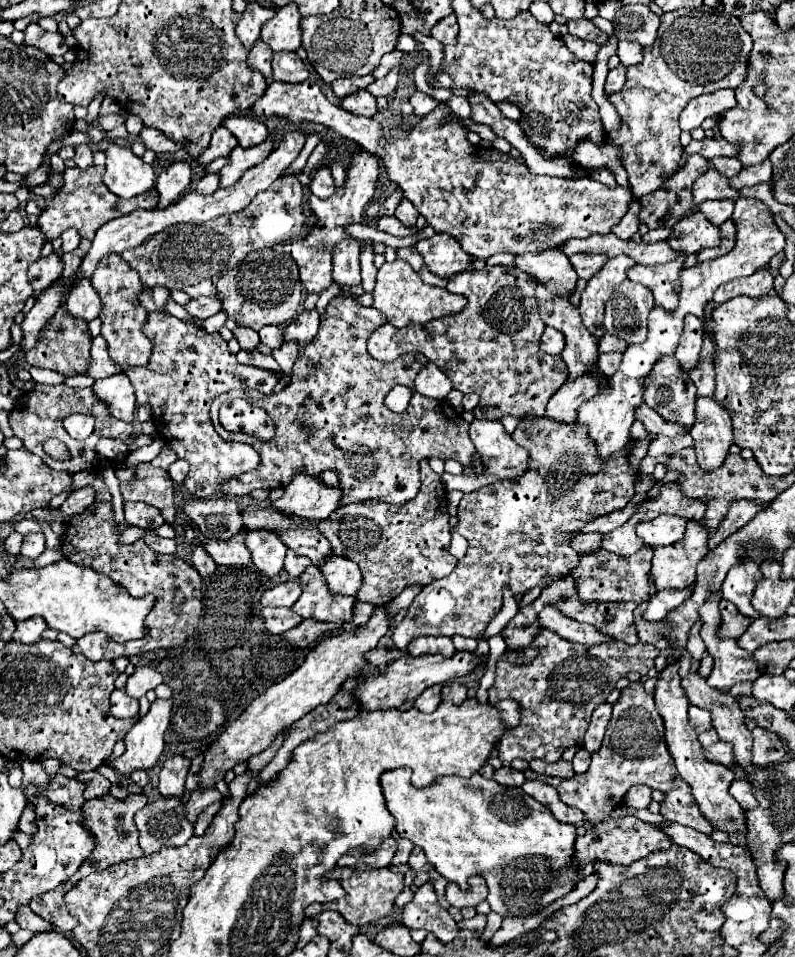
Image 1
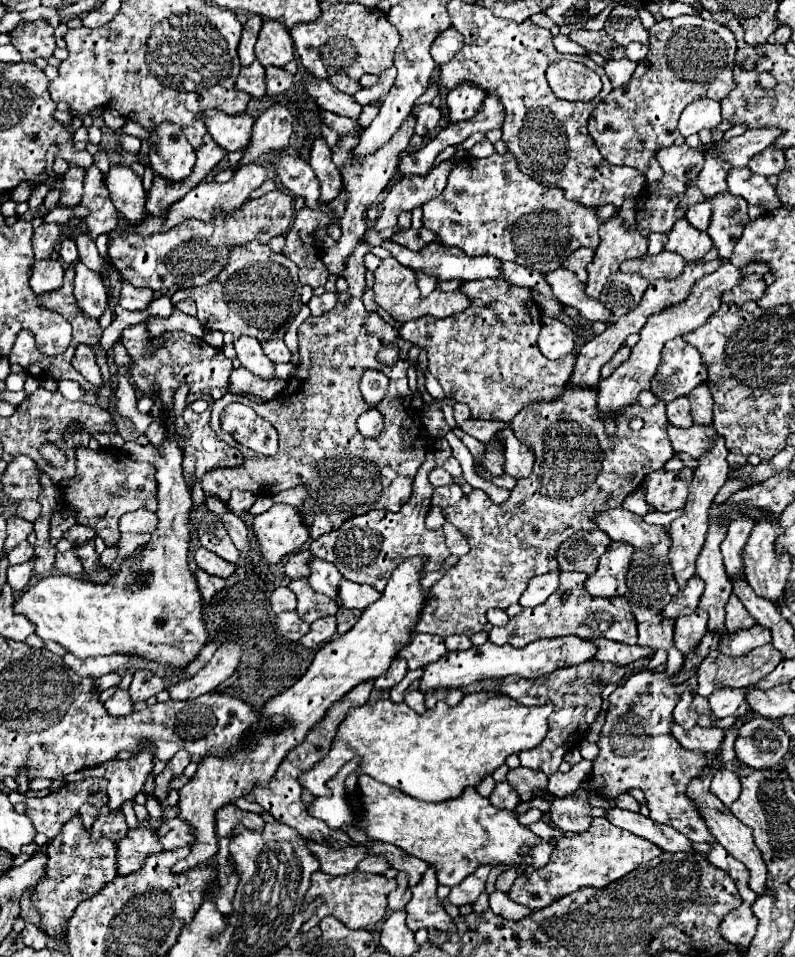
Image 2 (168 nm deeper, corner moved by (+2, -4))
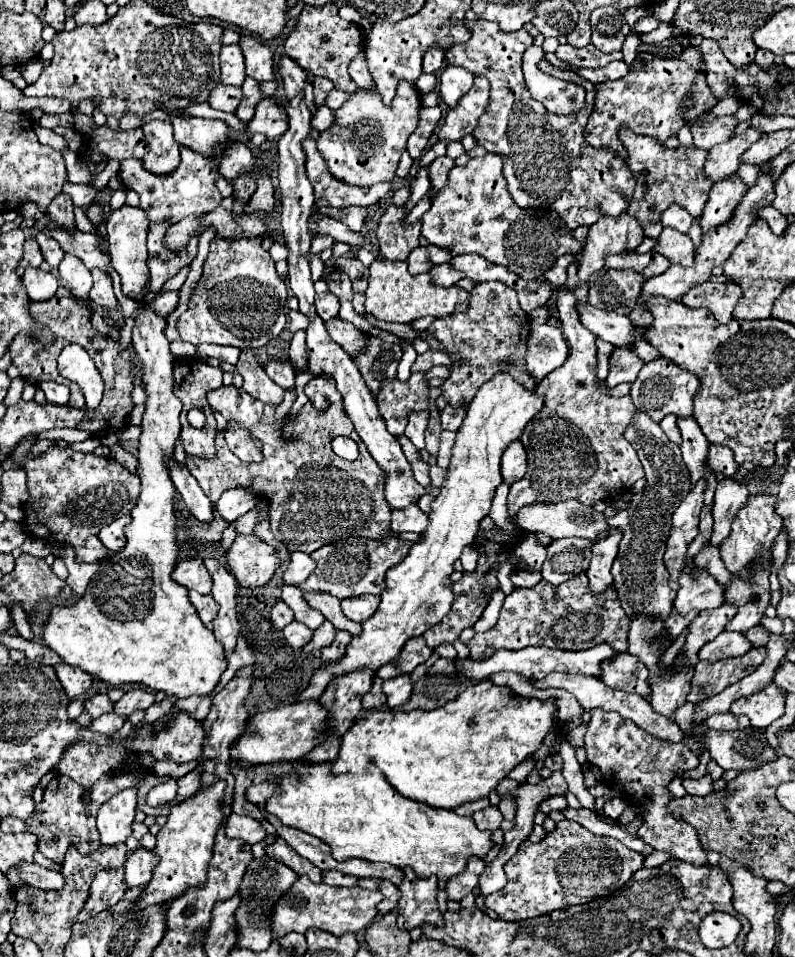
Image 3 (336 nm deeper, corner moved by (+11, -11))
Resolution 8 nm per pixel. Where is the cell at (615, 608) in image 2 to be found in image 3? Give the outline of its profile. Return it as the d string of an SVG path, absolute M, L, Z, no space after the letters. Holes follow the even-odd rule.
M581 573L559 587L541 581L533 589L515 589L511 595L505 597L497 625L487 633L477 633L467 643L467 647L471 651L471 659L483 659L497 649L517 651L529 645L583 651L599 643L607 643L615 651L627 651L629 623L631 619L623 613L617 599L617 591L611 587L601 595L593 595L589 591L587 575ZM555 593L559 595L557 603L553 601Z

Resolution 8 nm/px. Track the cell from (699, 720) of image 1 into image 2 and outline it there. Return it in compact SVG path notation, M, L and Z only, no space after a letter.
M682 692L682 698L680 702L676 704L672 716L674 716L674 722L678 722L682 728L692 728L696 726L696 720L698 720L698 714L690 708L692 704L692 696L690 692Z

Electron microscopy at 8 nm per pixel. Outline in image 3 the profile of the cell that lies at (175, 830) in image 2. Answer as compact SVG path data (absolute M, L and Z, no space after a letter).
M137 847L125 863L125 883L127 883L127 887L147 885L151 875L153 875L153 867L157 867L157 863L159 863L159 859L157 859L153 849Z

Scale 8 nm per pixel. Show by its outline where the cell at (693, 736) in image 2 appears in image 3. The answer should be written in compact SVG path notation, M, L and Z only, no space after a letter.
M553 673L553 675L547 675L545 679L533 683L533 687L537 689L545 689L545 687L563 687L567 689L569 693L573 693L577 697L577 701L581 703L583 709L605 709L605 711L617 711L621 717L625 719L631 719L637 727L641 727L643 731L647 731L649 735L653 735L655 739L661 739L661 741L669 741L669 743L683 743L685 739L685 733L681 731L681 727L673 721L673 719L665 719L663 715L657 715L657 711L653 711L651 703L645 701L643 697L639 695L631 695L631 693L625 693L625 691L617 691L617 689L611 689L607 687L601 677L589 677L589 675L569 675L569 673Z

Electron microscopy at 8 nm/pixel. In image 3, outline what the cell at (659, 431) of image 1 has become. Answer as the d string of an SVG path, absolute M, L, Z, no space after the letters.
M709 445L709 455L707 455L707 469L717 473L723 471L727 477L731 477L737 471L737 463L733 459L733 453L729 447L723 445Z

